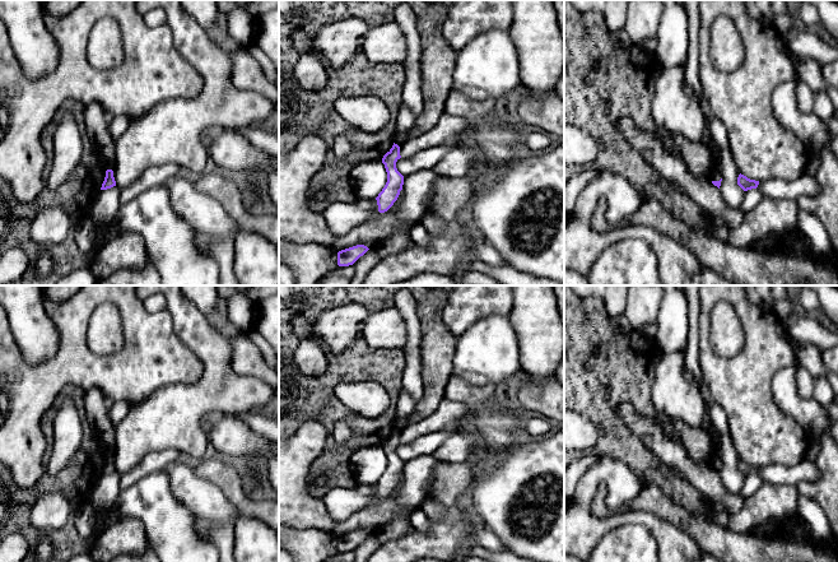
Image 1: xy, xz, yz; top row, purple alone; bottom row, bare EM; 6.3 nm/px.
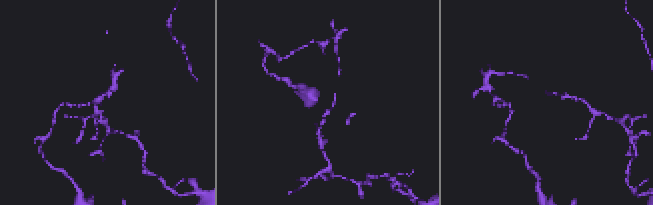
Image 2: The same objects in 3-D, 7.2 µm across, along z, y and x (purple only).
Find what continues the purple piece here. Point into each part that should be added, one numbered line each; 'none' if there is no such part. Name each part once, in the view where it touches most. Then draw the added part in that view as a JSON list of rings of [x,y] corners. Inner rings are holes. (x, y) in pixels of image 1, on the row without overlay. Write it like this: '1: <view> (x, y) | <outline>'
none

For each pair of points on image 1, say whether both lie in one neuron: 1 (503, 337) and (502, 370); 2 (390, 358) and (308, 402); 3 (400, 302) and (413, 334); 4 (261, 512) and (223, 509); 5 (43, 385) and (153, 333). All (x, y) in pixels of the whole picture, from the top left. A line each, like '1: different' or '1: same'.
1: same
2: same
3: same
4: different
5: same

